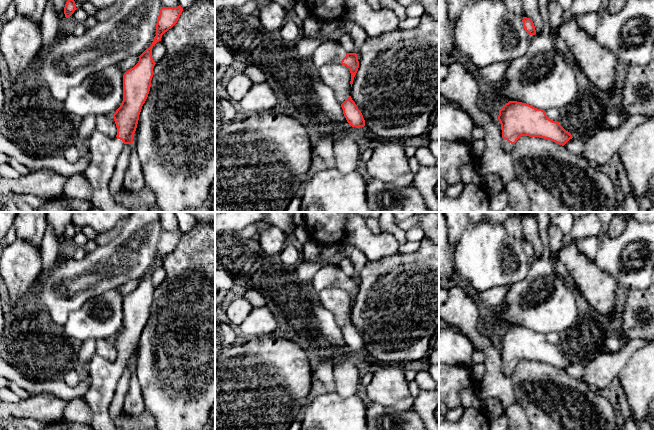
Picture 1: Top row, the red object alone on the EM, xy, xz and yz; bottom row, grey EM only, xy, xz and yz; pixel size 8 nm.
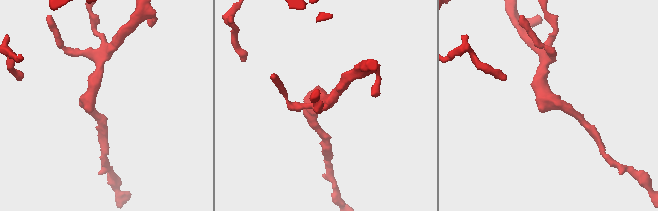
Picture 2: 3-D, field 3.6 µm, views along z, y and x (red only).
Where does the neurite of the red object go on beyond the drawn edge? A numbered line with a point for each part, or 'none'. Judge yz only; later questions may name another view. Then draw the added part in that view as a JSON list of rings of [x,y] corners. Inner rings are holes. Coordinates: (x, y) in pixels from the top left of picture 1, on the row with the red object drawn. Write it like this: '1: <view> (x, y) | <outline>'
1: yz (508, 147) | [[[502,139],[502,148],[504,151],[512,154],[514,144],[509,143],[507,140]]]

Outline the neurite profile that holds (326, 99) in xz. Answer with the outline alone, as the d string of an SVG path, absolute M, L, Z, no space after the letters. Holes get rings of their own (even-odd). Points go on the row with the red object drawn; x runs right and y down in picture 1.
M319 78L313 81L312 86L317 96L318 106L328 115L330 120L341 125L345 130L350 130L351 126L347 122L334 92Z

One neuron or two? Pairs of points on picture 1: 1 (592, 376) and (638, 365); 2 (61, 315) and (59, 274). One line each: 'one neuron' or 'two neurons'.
1: two neurons
2: one neuron

